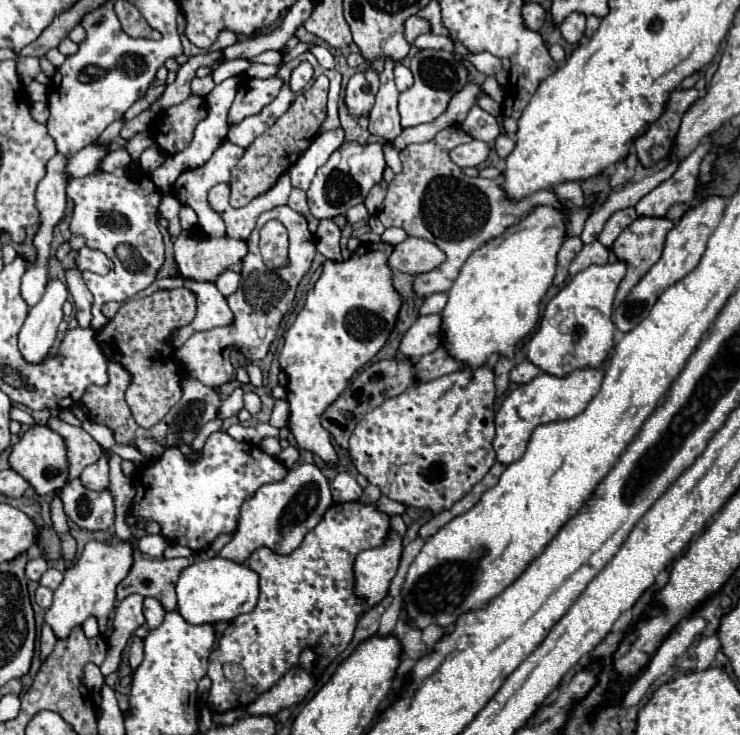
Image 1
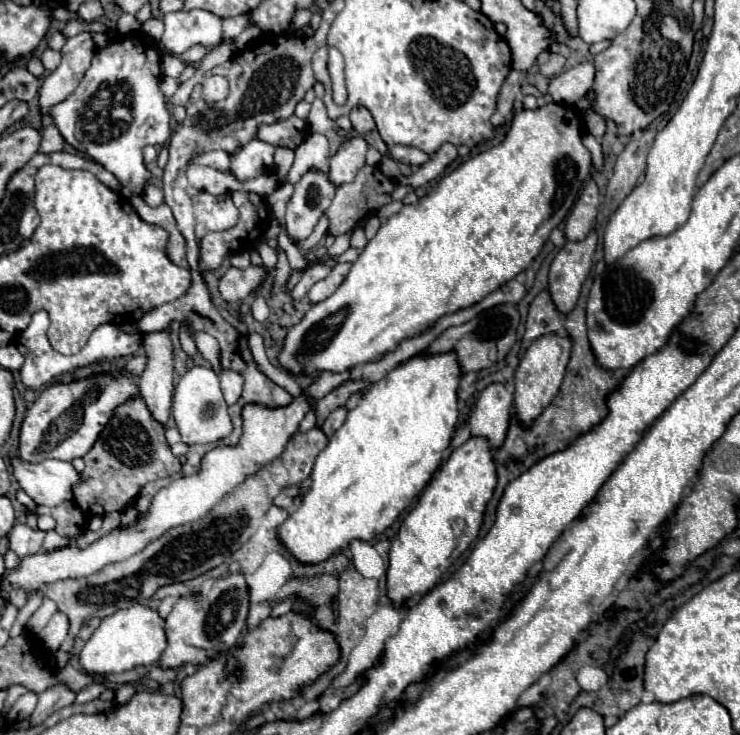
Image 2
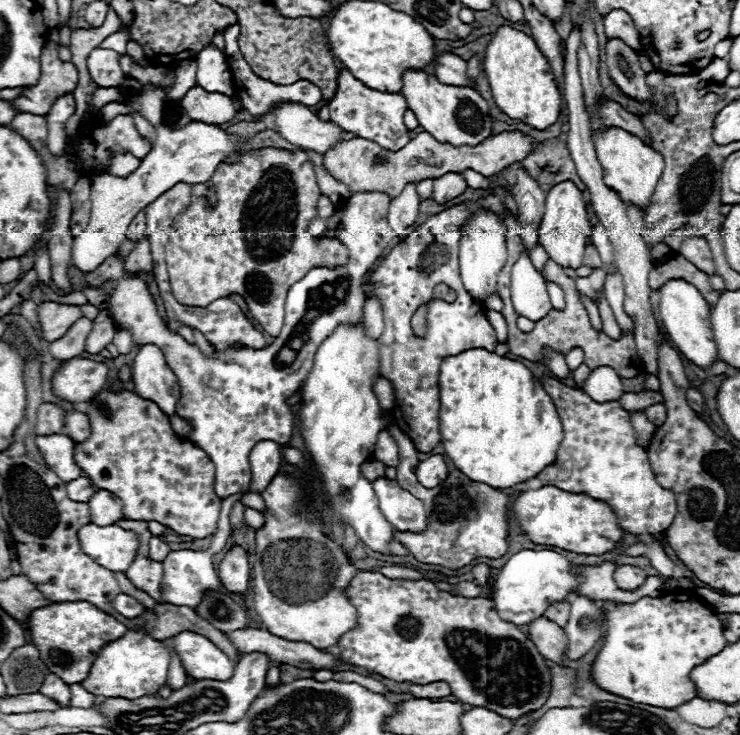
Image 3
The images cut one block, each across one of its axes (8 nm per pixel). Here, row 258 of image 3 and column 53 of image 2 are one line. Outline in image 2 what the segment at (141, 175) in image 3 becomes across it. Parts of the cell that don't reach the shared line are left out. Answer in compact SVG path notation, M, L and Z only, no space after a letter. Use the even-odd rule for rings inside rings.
M80 32L66 40L62 52L60 66L42 82L40 88L40 108L42 114L50 112L50 106L68 98L78 82L82 80L84 72L90 68L90 60L94 56L94 40L90 32Z

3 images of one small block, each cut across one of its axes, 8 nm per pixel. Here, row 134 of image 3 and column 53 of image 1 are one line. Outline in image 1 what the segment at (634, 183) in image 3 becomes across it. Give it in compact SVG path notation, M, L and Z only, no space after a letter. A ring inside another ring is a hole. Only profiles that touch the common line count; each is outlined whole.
M96 540L88 542L78 562L66 570L62 584L54 590L52 606L46 610L44 622L52 628L54 636L58 640L68 638L72 628L80 626L90 616L98 620L100 634L104 636L108 628L108 616L116 606L116 586L120 584L120 580L126 578L130 566L132 566L132 546L128 542L120 540L116 540L114 544L112 542L102 544Z

